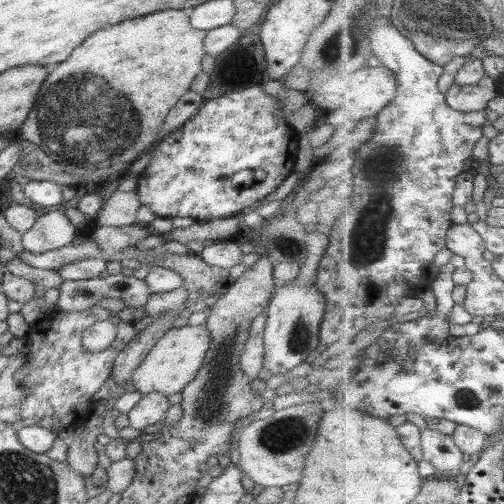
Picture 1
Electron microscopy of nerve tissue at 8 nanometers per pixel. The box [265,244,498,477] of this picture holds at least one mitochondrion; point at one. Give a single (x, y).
(467, 398)

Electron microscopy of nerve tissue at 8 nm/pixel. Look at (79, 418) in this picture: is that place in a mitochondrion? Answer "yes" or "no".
no

